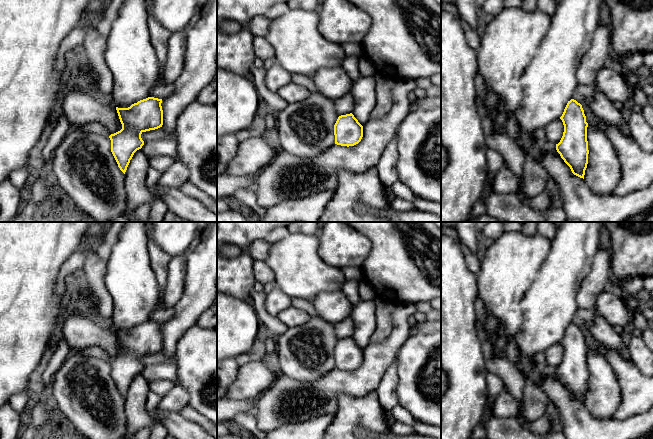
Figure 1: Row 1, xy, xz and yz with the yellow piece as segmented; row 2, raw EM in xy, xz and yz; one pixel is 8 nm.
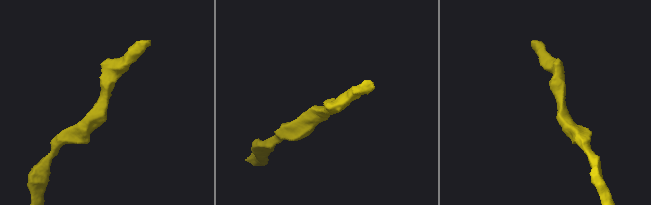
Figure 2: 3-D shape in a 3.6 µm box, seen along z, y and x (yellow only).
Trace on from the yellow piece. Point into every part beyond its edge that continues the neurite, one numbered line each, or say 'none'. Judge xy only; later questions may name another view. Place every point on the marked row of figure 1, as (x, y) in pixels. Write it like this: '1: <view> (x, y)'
none

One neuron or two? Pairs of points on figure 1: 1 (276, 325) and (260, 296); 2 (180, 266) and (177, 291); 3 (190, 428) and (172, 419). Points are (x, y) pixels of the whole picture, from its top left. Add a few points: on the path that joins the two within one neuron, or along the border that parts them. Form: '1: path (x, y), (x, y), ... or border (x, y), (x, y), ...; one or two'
1: path (268, 319), (261, 312), (260, 304); one
2: path (177, 272), (177, 285); one
3: path (186, 428), (181, 428), (176, 423); one

